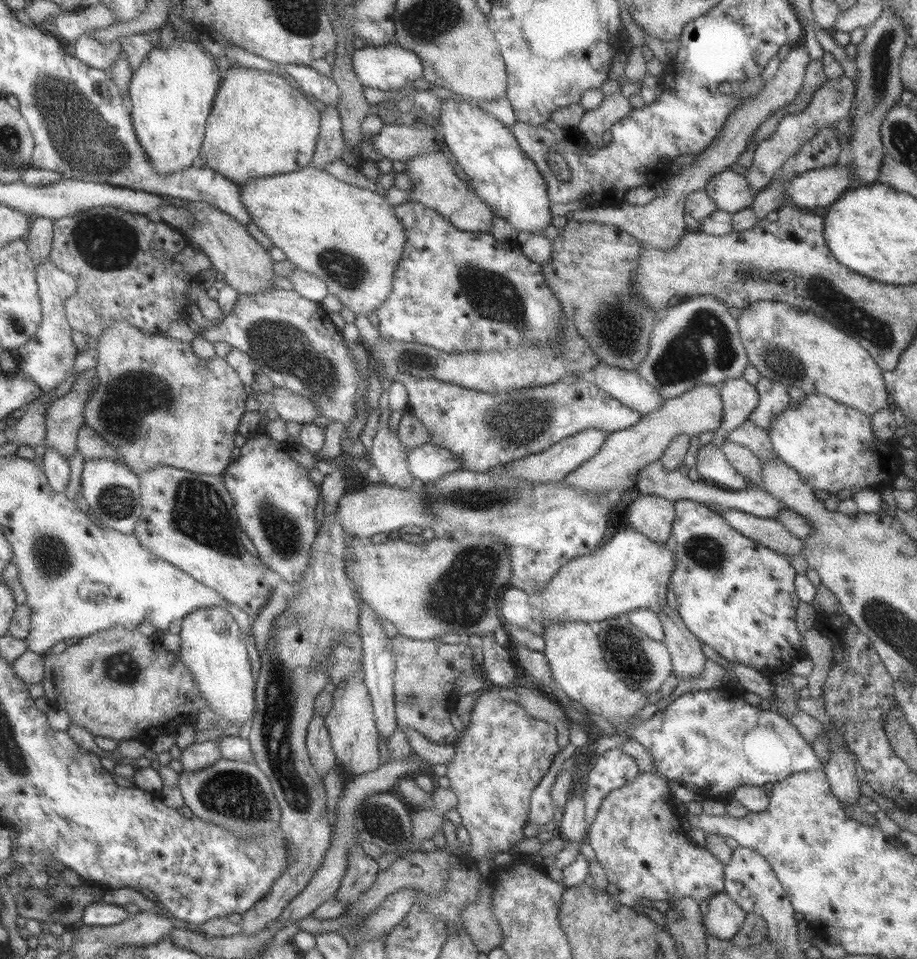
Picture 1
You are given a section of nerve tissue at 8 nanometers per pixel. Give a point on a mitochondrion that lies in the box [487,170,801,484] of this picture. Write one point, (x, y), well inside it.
(704, 343)

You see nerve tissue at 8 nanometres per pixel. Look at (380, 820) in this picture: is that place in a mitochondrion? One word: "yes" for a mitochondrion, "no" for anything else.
yes

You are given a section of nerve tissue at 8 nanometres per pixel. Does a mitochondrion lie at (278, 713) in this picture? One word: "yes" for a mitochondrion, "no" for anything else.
yes

